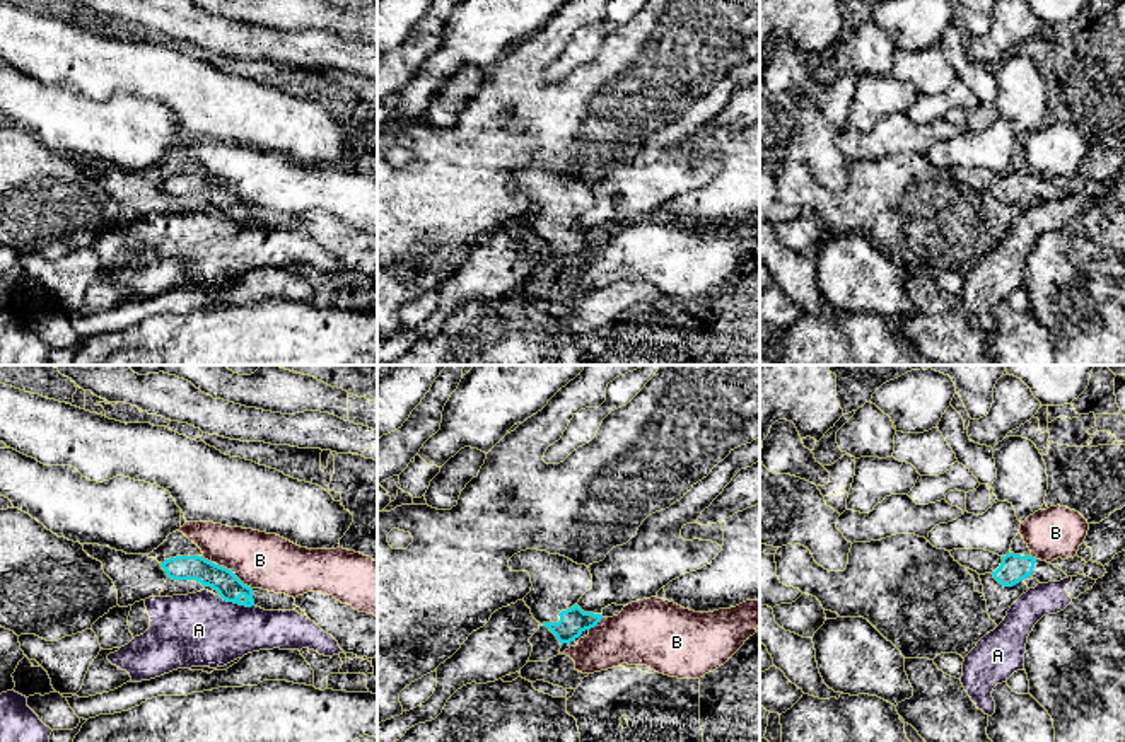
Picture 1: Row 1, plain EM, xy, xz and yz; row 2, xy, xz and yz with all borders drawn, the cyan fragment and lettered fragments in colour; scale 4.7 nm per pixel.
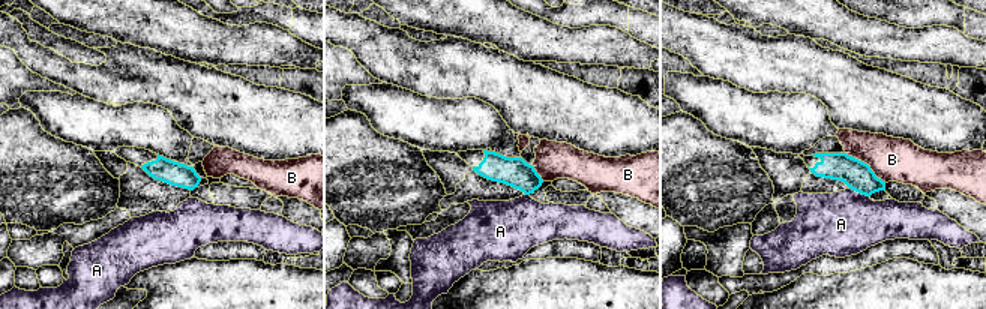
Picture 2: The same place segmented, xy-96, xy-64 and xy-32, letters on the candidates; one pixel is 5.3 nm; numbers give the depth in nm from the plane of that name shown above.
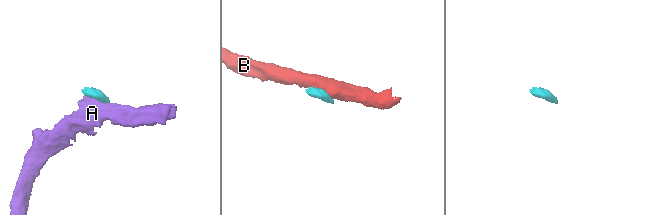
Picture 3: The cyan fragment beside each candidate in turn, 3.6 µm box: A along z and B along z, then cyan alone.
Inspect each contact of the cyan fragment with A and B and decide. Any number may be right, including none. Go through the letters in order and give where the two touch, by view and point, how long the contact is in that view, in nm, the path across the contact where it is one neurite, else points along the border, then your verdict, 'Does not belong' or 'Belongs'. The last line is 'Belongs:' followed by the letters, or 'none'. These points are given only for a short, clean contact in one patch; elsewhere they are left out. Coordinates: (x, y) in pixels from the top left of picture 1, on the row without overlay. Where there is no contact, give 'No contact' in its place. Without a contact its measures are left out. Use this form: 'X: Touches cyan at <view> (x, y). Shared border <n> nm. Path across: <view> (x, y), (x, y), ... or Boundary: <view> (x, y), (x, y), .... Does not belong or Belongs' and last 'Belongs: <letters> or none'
A: Touches cyan at xy (236, 220). Shared border 180 nm. Boundary: xy (219, 212), (227, 219), (253, 224). Does not belong
B: Touches cyan at xy (226, 186). Shared border 300 nm. Boundary: xy (200, 174), (229, 186), (251, 207). Does not belong
Belongs: none

